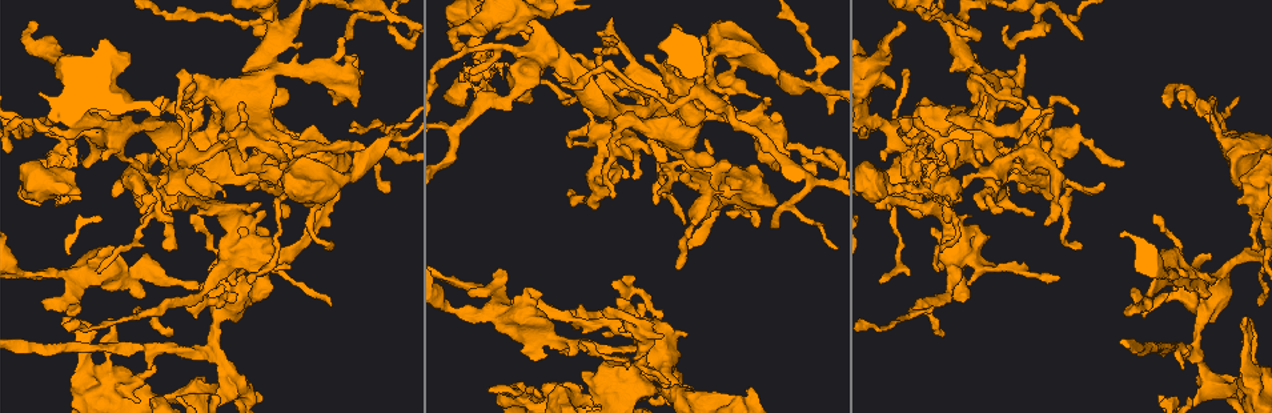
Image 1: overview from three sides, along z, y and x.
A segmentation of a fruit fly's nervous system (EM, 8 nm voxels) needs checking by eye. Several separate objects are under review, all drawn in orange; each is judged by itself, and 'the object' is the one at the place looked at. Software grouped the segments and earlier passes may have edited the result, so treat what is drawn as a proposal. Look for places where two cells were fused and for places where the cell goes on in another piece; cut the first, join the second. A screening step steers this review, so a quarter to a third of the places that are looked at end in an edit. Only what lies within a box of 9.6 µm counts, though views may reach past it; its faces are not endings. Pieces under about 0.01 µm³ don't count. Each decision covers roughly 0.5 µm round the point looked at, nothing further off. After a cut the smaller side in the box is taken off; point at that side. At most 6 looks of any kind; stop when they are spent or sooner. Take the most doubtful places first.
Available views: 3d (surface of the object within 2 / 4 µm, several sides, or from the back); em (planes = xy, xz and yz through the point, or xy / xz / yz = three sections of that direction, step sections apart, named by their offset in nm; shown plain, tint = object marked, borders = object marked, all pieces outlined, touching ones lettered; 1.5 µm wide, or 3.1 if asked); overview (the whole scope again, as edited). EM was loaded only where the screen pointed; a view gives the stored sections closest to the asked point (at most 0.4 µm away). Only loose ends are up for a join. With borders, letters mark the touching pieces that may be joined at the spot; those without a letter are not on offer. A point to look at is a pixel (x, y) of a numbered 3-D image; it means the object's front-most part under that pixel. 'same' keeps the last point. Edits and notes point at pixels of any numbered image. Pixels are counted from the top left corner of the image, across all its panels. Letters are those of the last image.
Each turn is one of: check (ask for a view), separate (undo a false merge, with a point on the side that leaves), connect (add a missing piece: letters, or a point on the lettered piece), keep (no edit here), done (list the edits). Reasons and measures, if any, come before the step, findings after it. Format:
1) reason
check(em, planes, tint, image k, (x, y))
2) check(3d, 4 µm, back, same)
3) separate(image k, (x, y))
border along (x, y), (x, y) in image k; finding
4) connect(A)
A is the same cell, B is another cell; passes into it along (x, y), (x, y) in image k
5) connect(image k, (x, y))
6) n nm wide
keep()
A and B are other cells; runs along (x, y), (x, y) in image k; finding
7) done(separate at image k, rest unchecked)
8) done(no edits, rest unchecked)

an open end
check(em, yz, step 8, borders, image 1, (202, 172))

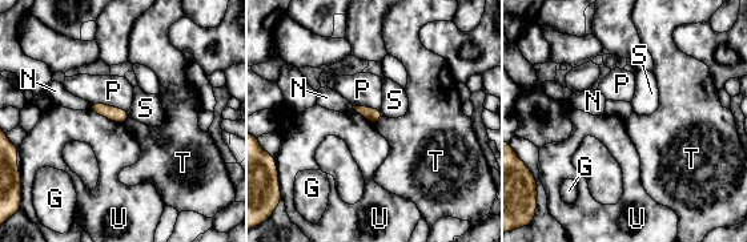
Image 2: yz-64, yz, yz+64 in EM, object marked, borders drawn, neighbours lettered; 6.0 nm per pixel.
cut it another way
check(em, planes, borders, same)

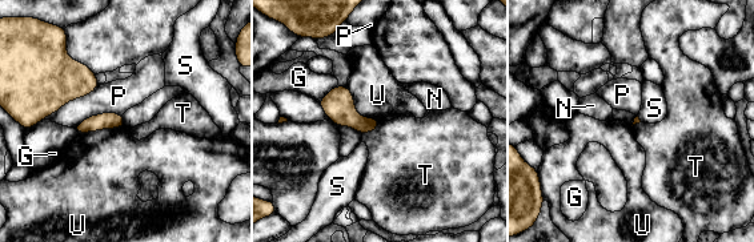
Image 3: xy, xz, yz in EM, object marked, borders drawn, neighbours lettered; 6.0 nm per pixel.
P touches over 380 nm
keep()
G, N, P, S, T and U are other cells; border along (347, 85), (355, 109), (378, 121) in image 3; none of them fits

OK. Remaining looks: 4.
thin neck
check(em, xz, step 8, tint, image 1, (656, 395))

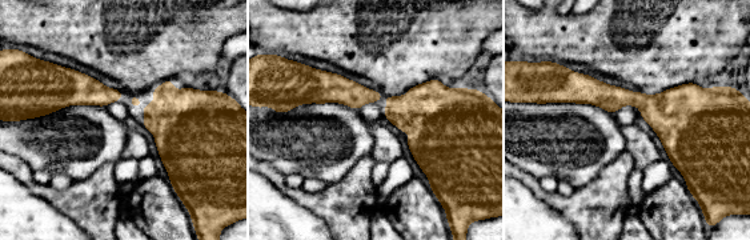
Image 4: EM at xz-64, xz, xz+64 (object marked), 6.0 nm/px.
check(em, planes, borders, same)

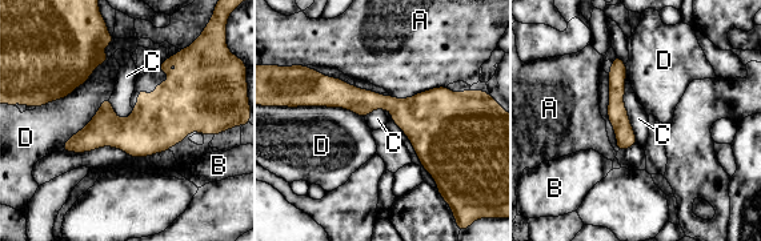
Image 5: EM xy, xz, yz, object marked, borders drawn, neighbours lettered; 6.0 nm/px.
keep()
A, B, C and D are other cells; border along (115, 39), (85, 81), (36, 108) in image 5; continuous, no second cell

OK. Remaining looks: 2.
calibre changes
check(em, planes, borders, image 1, (959, 25))

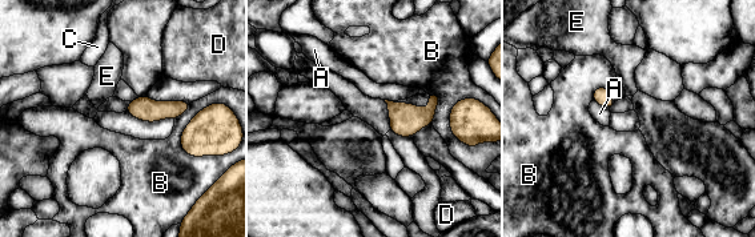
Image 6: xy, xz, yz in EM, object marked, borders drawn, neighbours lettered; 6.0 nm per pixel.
90 nm wide
keep()
A, B, C, D and E are other cells; border along (593, 99), (609, 109) in image 6; all the same cell

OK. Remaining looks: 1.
done(no edits, rest unchecked)

